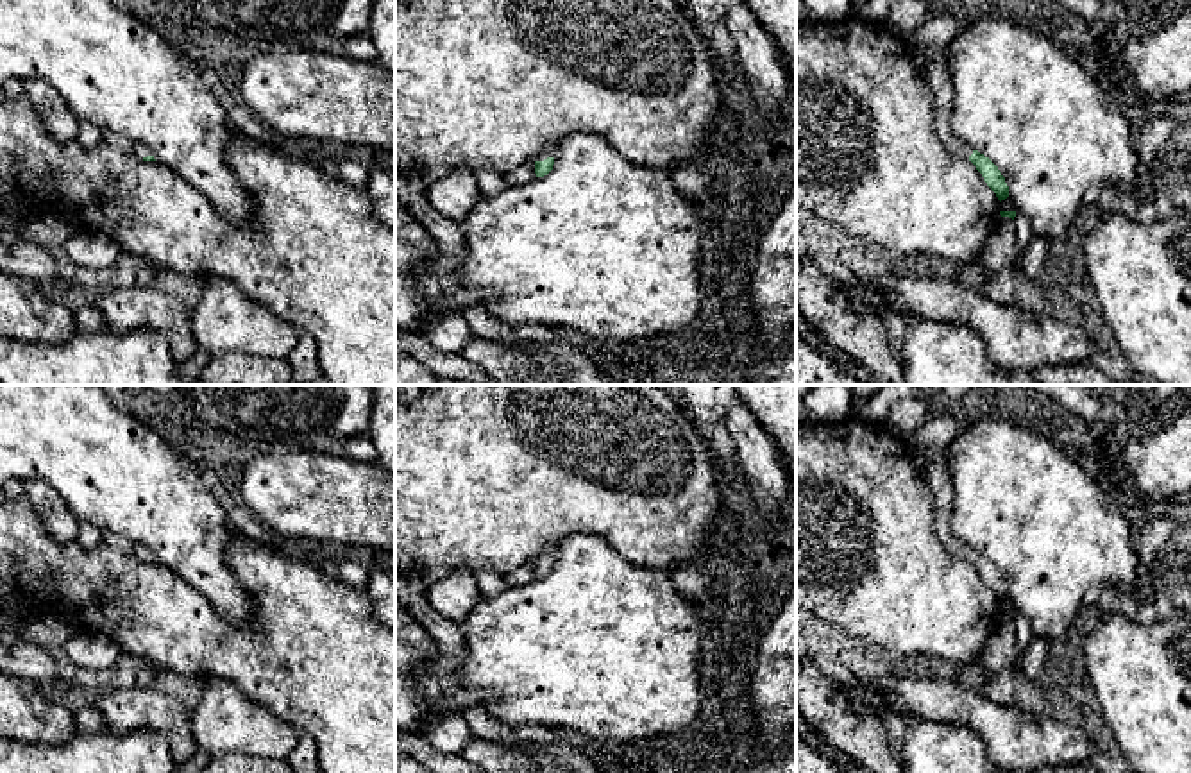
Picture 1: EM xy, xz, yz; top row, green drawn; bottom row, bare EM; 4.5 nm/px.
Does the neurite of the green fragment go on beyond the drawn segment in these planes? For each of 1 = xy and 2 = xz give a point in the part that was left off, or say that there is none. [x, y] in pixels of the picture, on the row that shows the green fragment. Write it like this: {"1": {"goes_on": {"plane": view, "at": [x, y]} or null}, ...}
{"1": {"goes_on": {"plane": "xy", "at": [140, 151]}}, "2": {"goes_on": {"plane": "xz", "at": [548, 152]}}}

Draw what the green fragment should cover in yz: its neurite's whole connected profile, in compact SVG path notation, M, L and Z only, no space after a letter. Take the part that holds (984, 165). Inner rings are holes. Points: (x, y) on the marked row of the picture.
M914 47L910 48L910 52L933 91L933 129L937 132L937 138L950 152L959 157L969 159L982 174L987 186L996 193L998 200L1005 200L1009 197L1009 186L998 166L989 157L985 157L978 150L973 150L969 145L951 134L950 116L953 104L953 88L948 61L944 57L944 48Z

